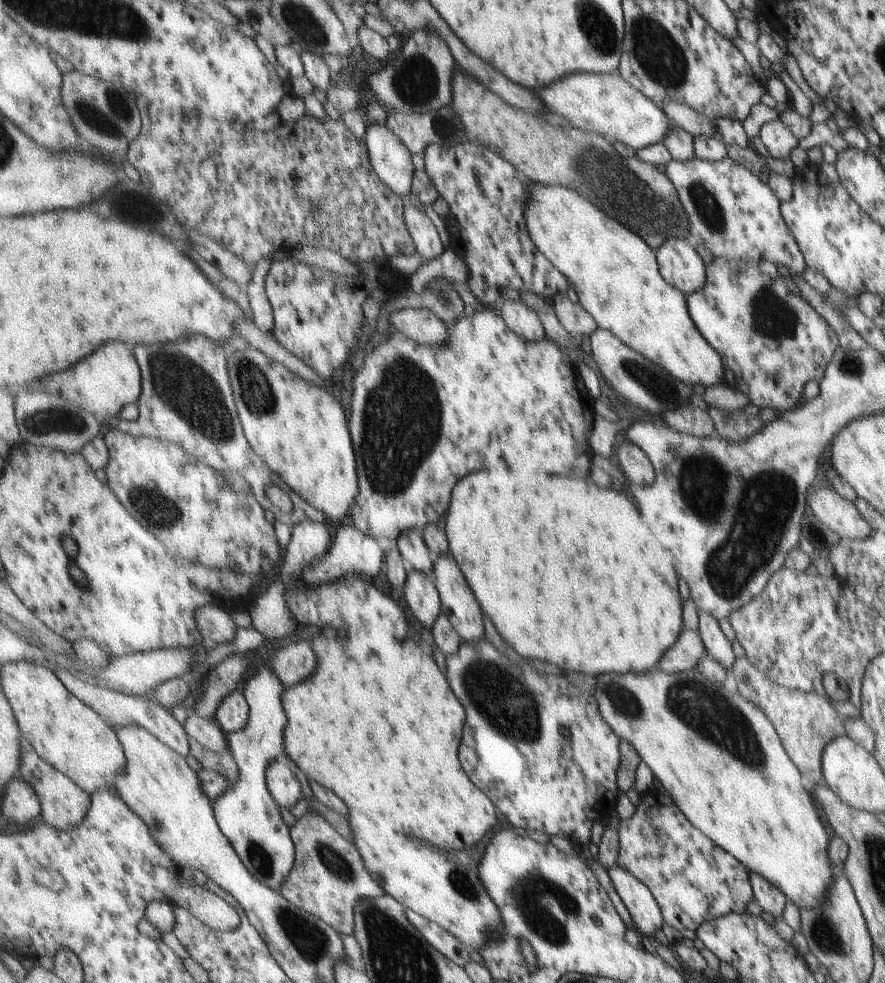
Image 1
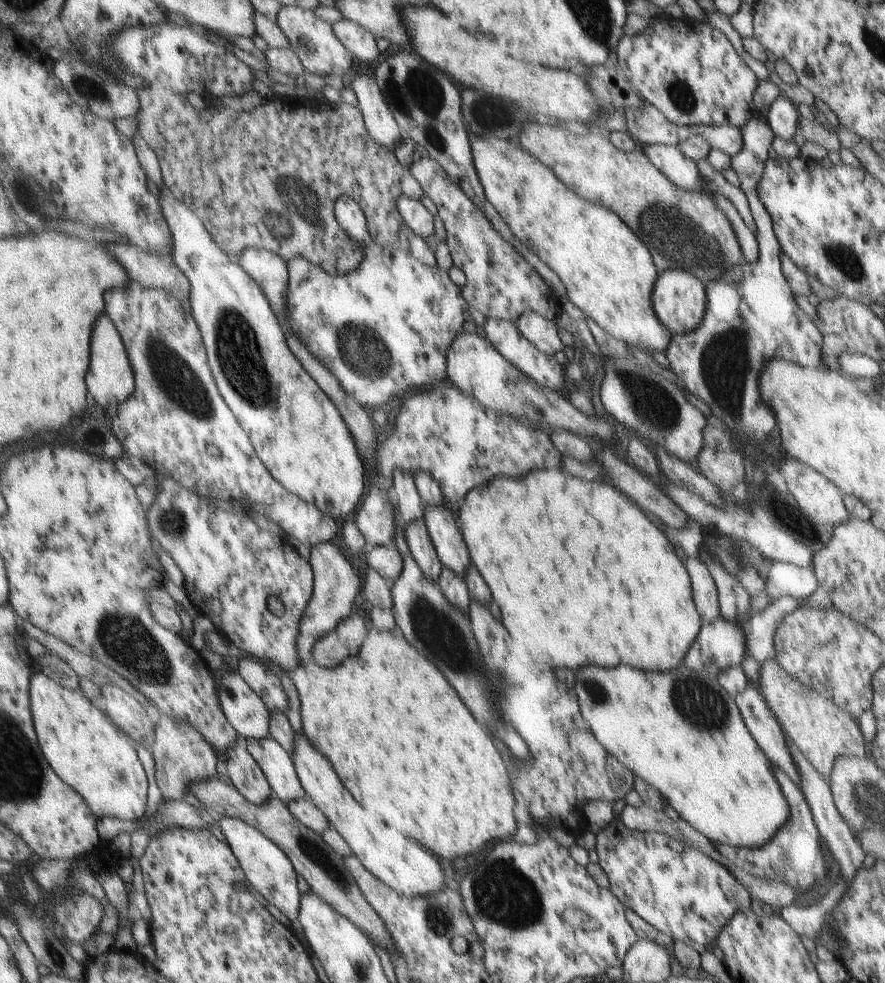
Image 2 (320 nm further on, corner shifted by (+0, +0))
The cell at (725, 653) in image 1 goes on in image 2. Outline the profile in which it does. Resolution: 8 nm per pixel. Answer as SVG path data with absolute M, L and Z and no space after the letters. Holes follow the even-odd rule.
M685 557L689 576L692 577L692 596L696 608L706 623L720 616L716 585L711 573L697 557Z

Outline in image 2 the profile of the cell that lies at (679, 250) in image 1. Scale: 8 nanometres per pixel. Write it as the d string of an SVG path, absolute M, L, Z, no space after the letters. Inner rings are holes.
M664 270L661 280L657 280L657 292L653 292L653 312L657 312L657 320L661 320L663 328L670 335L685 335L695 331L704 316L703 308L707 306L701 281L682 270Z

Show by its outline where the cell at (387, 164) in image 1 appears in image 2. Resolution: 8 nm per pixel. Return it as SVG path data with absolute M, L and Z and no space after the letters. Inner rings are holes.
M357 75L351 83L358 96L359 107L371 136L381 144L395 148L402 141L402 132L374 75Z

